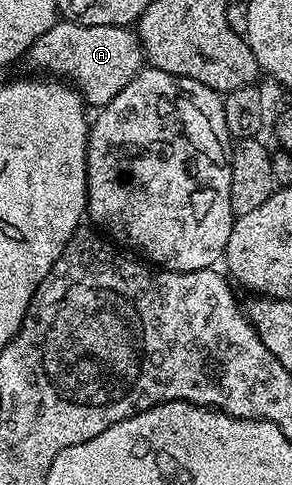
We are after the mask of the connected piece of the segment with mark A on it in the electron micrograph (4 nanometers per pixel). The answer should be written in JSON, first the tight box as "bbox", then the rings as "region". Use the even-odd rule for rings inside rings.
{"bbox":[29,19,145,107],"region":[[[59,19],[35,40],[29,57],[43,69],[68,73],[73,80],[79,81],[77,89],[86,104],[102,107],[140,72],[139,60],[142,62],[145,54],[138,36],[130,28],[122,25],[80,25],[77,21]]]}

